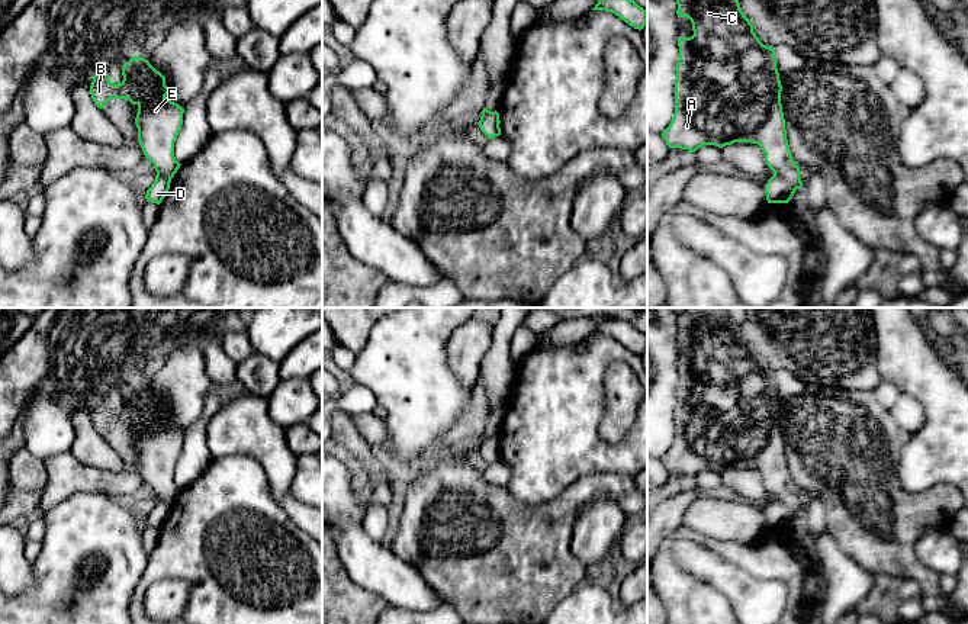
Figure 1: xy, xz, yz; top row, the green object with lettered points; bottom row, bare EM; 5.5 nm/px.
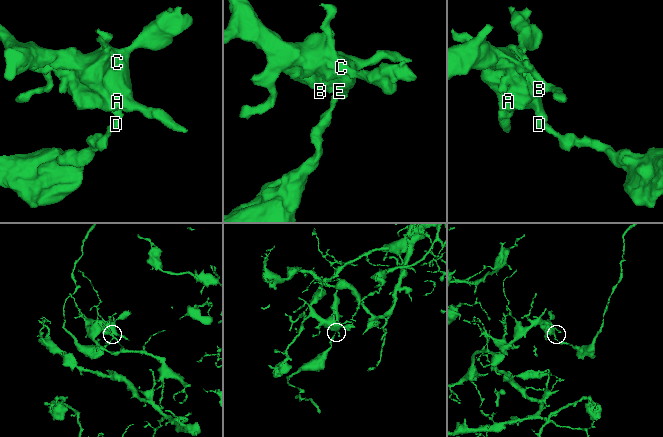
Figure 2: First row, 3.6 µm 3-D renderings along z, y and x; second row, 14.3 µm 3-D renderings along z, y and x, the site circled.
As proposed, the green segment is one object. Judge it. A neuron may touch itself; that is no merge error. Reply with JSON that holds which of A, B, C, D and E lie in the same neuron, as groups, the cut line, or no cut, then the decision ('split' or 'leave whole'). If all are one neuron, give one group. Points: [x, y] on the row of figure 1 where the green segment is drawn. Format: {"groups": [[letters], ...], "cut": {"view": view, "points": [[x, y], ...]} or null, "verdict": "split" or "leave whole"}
{"groups": [["A", "B", "C", "E"], ["D"]], "cut": {"view": "yz", "points": [[774, 173], [796, 189]]}, "verdict": "split"}

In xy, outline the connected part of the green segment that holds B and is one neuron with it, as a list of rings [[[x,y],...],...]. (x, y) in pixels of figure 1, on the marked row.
[[[134,57],[122,67],[123,80],[119,84],[110,81],[107,71],[97,71],[93,75],[90,94],[99,109],[110,99],[128,99],[138,106],[135,125],[138,128],[138,141],[147,160],[154,164],[157,176],[171,181],[180,163],[174,157],[174,142],[183,125],[184,109],[177,103],[167,100],[170,89],[165,86],[165,77],[157,71],[148,59]]]

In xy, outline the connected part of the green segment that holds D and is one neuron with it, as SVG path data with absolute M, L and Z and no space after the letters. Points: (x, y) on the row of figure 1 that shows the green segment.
M155 176L154 183L147 190L147 194L145 194L147 202L160 205L170 189L170 183L171 183L170 180Z

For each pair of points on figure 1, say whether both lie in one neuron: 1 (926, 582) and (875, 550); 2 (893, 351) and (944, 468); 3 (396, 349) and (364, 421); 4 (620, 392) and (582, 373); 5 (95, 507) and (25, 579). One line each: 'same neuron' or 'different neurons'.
1: same neuron
2: same neuron
3: different neurons
4: different neurons
5: different neurons

